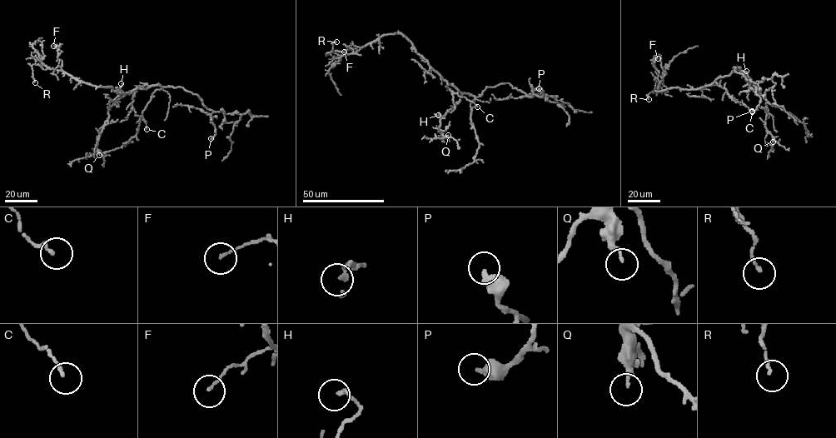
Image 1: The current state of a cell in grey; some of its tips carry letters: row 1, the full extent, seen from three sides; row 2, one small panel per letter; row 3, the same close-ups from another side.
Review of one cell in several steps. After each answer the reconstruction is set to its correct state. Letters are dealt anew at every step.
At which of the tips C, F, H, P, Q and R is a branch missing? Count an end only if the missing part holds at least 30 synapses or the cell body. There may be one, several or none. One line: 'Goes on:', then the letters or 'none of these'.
Goes on: none of these

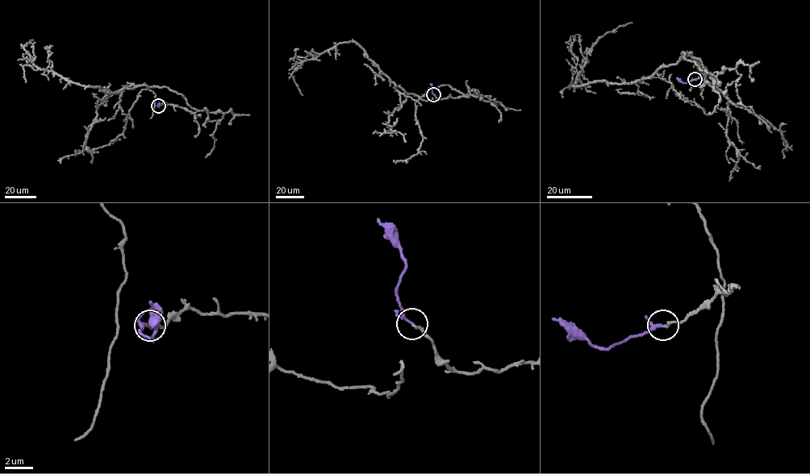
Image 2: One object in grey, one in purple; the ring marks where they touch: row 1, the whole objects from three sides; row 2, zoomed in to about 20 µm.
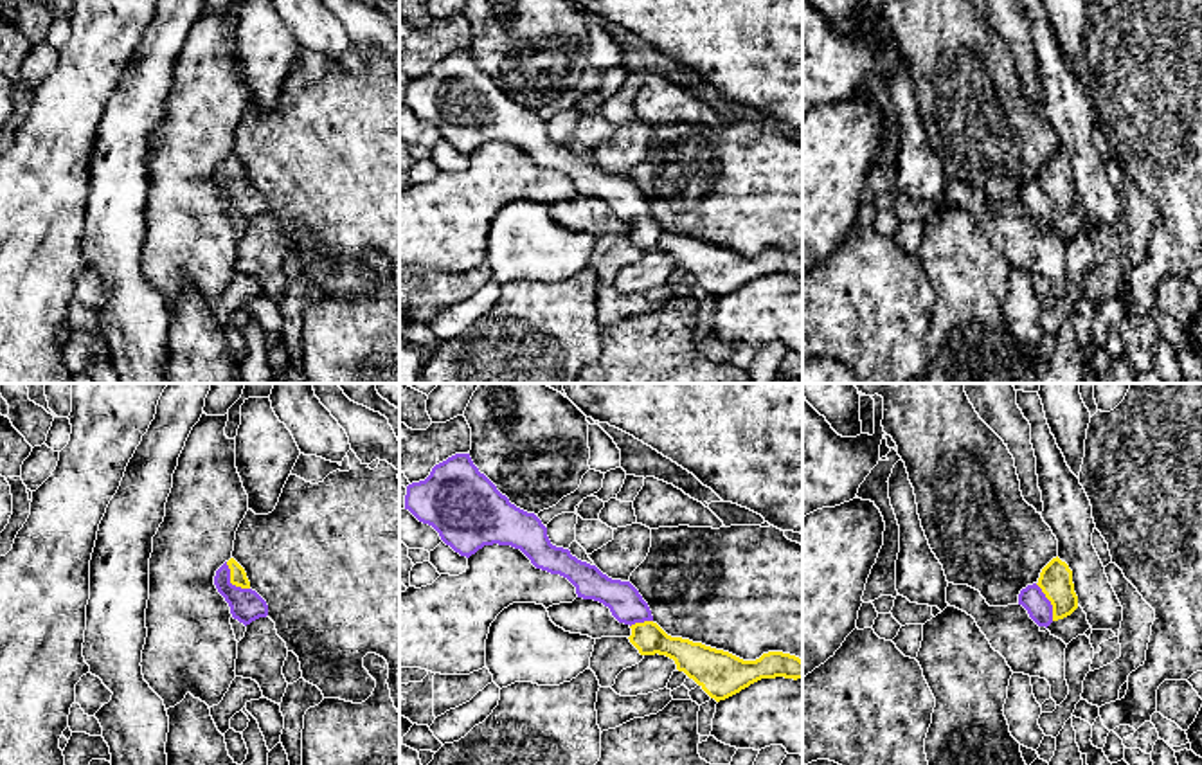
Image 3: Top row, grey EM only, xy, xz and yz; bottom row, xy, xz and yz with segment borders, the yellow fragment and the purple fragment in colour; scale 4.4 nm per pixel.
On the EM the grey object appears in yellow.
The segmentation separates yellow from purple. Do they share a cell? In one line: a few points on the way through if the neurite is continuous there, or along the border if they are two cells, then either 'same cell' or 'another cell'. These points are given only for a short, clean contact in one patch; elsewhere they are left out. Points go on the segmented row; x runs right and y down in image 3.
across xy (238, 576), (231, 582), (247, 605) | same cell

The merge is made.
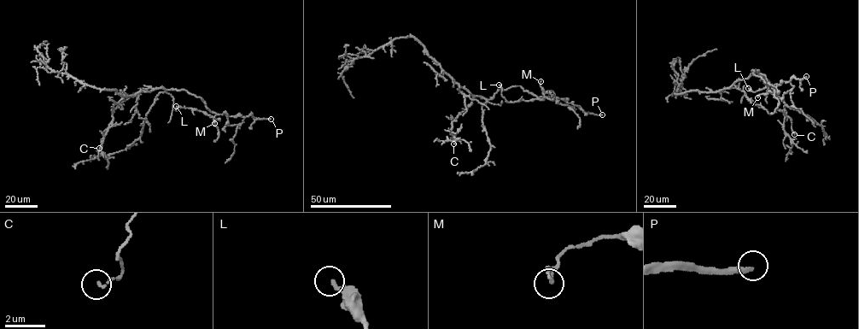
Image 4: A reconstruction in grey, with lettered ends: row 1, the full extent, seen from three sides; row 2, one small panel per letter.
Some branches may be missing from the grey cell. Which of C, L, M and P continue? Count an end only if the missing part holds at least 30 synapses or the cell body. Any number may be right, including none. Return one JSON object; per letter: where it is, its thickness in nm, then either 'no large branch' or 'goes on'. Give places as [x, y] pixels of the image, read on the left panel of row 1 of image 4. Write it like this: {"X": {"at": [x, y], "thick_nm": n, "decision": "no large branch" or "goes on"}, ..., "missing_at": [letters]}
{"C": {"at": [99, 148], "thick_nm": 130, "decision": "no large branch"}, "L": {"at": [176, 106], "thick_nm": 240, "decision": "no large branch"}, "M": {"at": [214, 123], "thick_nm": 130, "decision": "no large branch"}, "P": {"at": [271, 119], "thick_nm": 260, "decision": "goes on"}, "missing_at": ["P"]}

